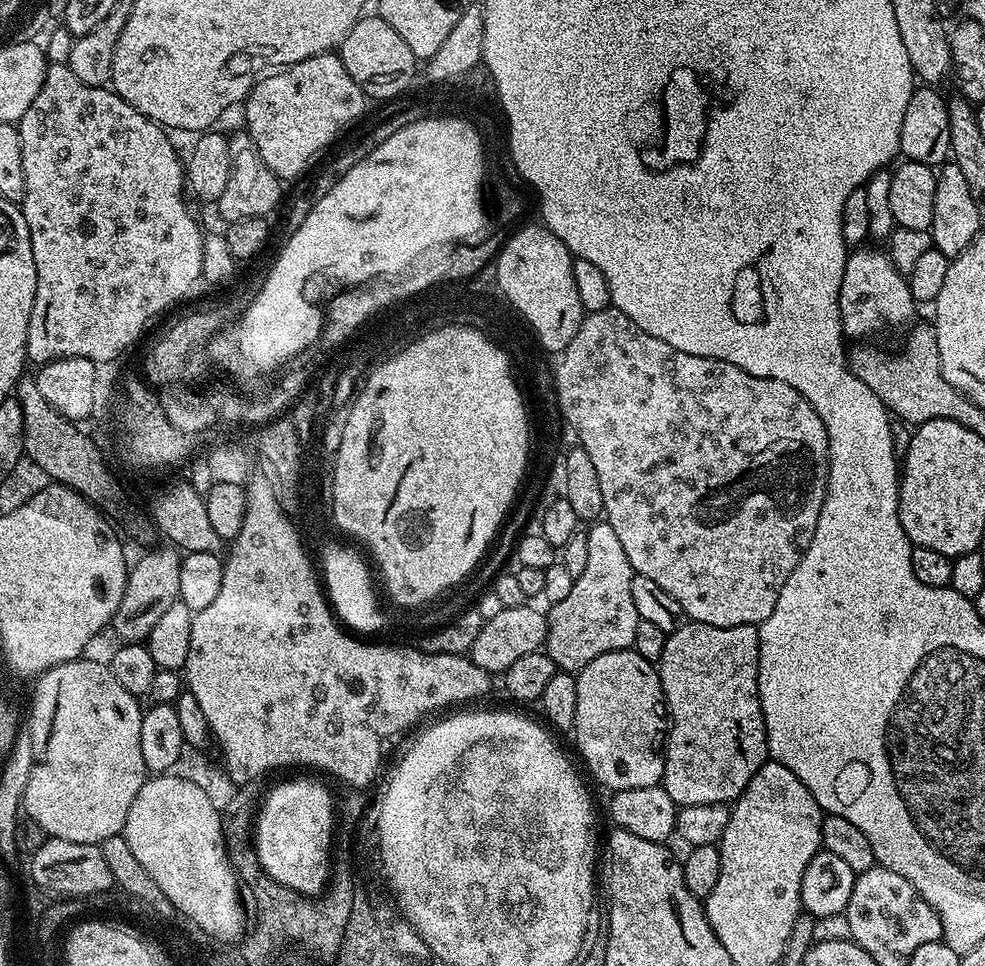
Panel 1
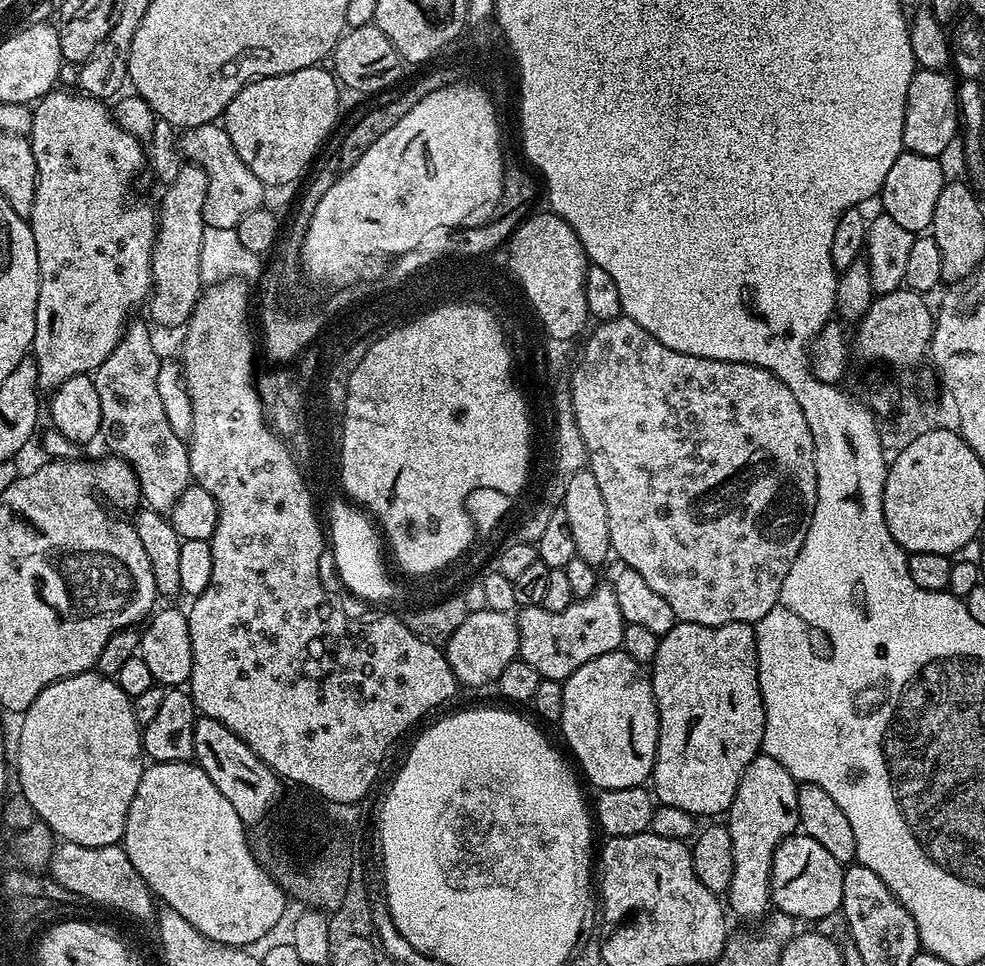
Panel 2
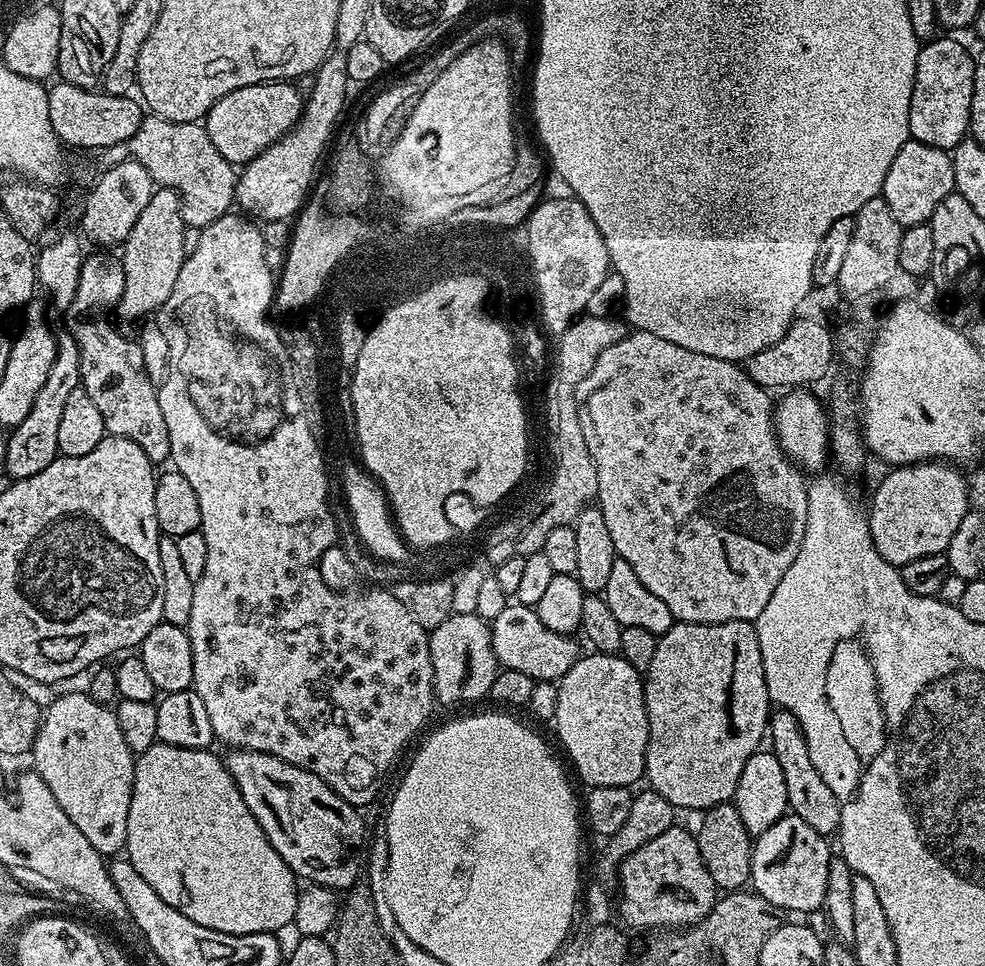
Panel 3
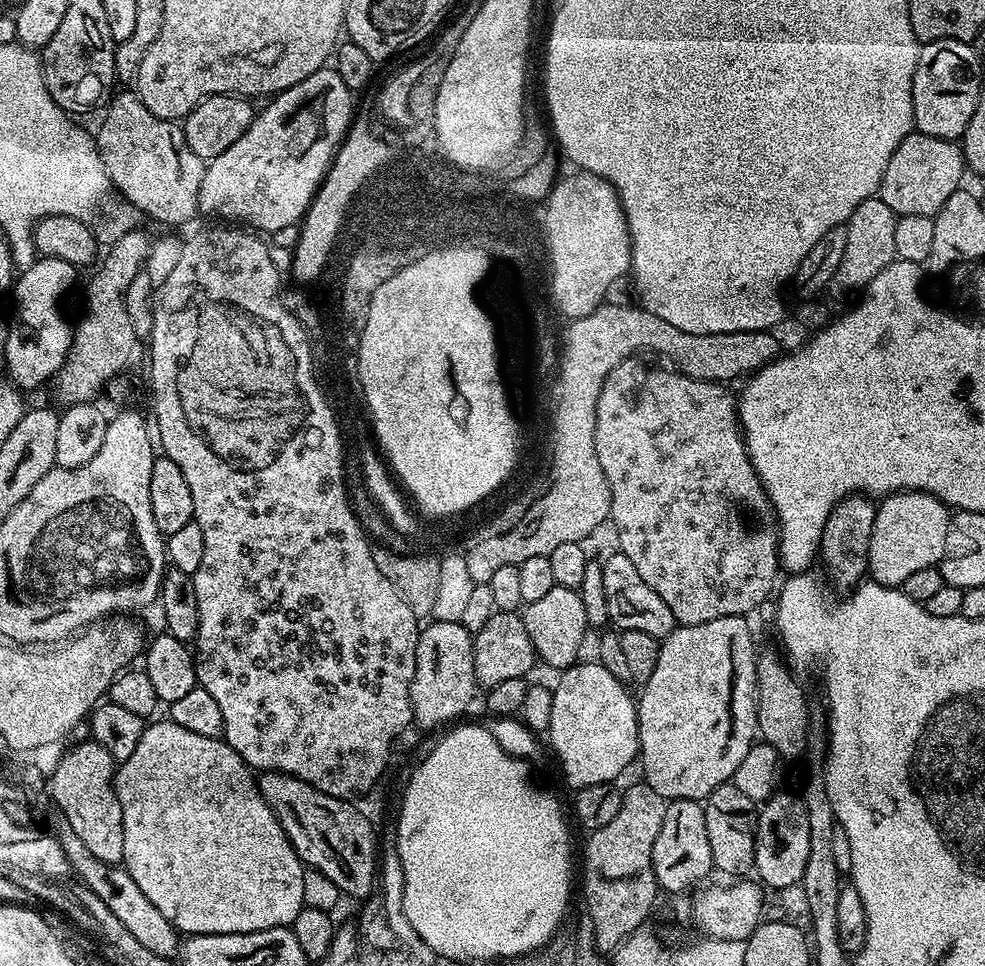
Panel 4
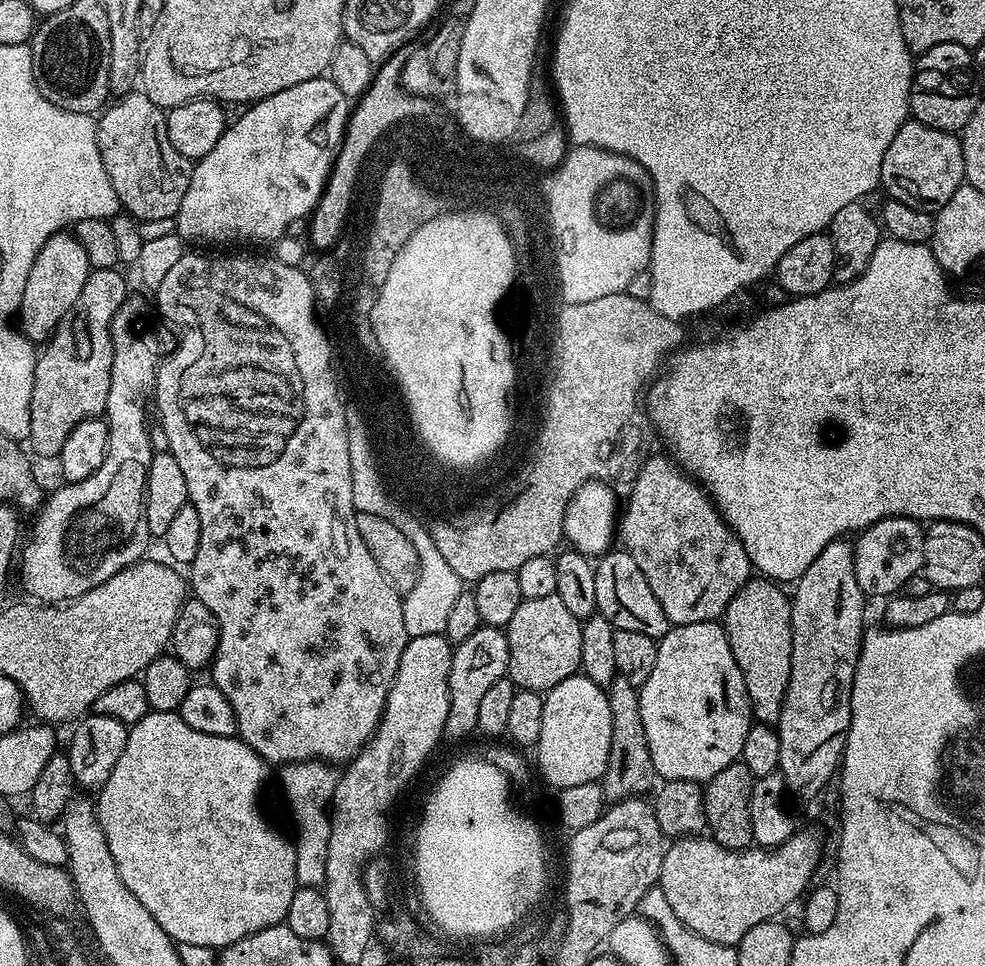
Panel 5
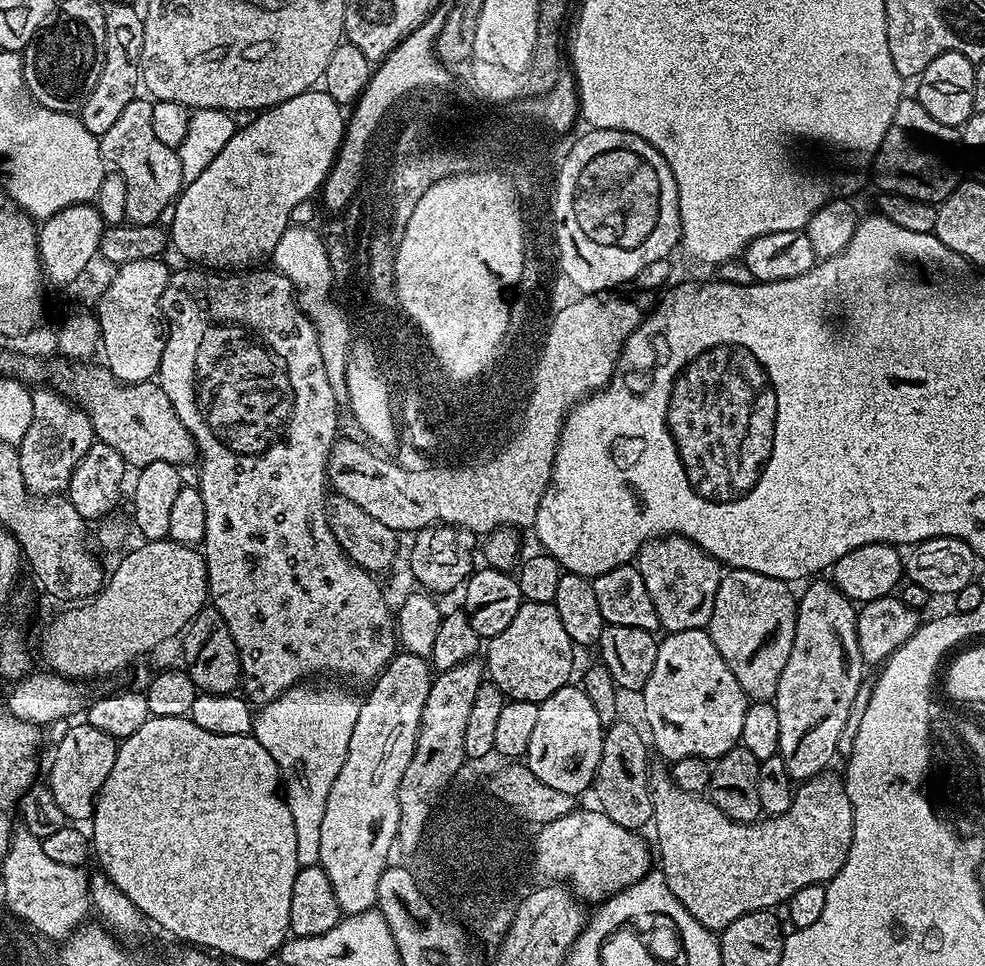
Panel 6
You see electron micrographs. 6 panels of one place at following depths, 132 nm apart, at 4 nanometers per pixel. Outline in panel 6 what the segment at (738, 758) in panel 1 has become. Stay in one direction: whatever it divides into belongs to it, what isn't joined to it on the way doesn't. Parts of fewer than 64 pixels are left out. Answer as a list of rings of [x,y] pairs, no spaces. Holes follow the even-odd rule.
[[[703,628],[669,632],[658,643],[658,658],[654,662],[654,670],[646,686],[642,689],[644,696],[644,720],[648,723],[647,735],[650,744],[665,756],[668,762],[678,758],[702,758],[709,762],[720,759],[731,748],[740,744],[742,722],[746,718],[746,710],[750,703],[742,686],[738,686],[738,678],[730,674],[730,666],[722,662],[722,654],[718,654],[718,646],[708,637]]]

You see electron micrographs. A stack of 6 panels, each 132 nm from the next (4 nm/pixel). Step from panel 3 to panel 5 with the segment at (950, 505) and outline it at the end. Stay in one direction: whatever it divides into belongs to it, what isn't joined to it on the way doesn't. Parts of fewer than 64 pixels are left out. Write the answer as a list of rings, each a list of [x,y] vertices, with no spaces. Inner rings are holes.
[[[891,516],[885,520],[879,520],[865,528],[854,540],[854,578],[858,578],[858,586],[864,591],[865,597],[884,596],[891,598],[901,591],[904,583],[917,575],[925,564],[924,543],[925,529],[921,521],[911,520],[905,516]]]

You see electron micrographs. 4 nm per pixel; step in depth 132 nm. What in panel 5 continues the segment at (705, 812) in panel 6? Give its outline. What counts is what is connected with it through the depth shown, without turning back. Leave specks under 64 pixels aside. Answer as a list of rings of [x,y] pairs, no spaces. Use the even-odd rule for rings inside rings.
[[[793,831],[785,844],[771,850],[759,846],[743,850],[724,848],[718,841],[704,838],[700,834],[682,836],[665,847],[658,886],[662,894],[666,894],[666,902],[670,902],[670,910],[678,914],[682,923],[710,942],[735,946],[746,930],[758,926],[763,920],[775,920],[781,913],[789,911],[795,905],[792,903],[796,899],[797,903],[809,891],[812,875],[820,864],[820,840],[812,832]]]

